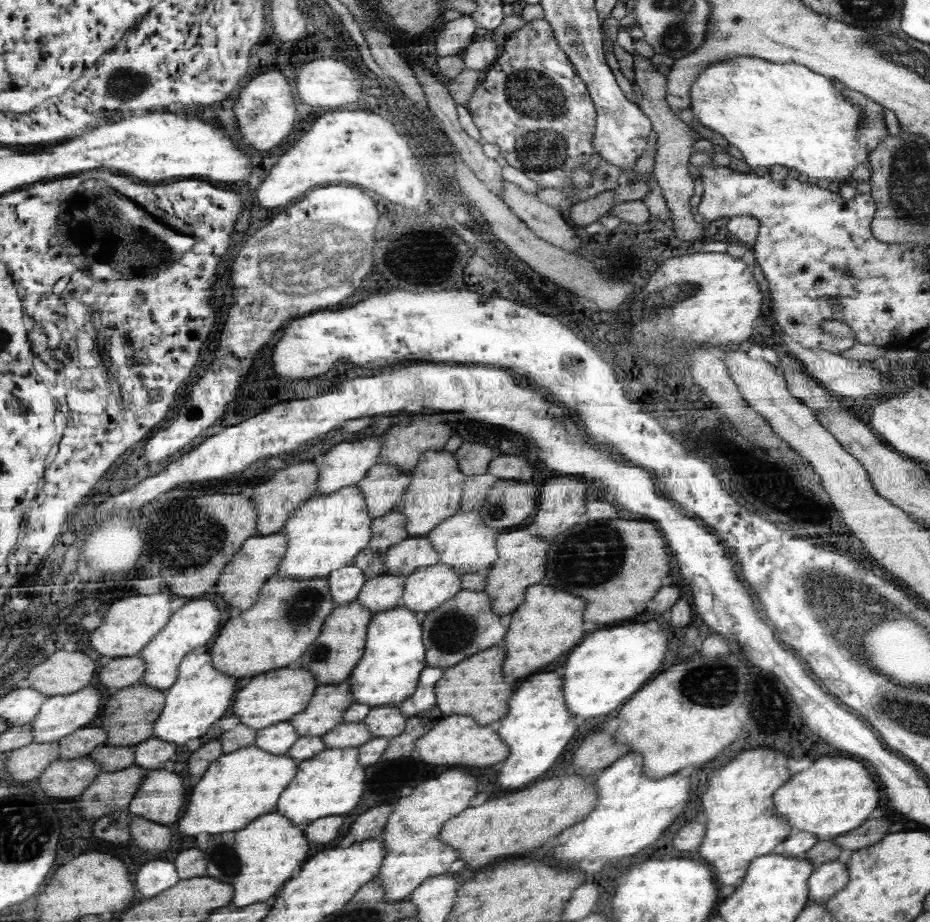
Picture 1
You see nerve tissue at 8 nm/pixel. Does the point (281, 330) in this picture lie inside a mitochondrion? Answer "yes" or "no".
no

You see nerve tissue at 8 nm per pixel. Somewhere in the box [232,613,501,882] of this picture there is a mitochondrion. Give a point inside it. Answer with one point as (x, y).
(321, 653)

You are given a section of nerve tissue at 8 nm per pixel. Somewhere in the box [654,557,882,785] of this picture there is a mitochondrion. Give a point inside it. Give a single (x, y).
(829, 599)

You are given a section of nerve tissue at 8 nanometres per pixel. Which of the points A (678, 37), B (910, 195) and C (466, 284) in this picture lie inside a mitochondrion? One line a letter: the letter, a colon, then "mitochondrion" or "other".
A: mitochondrion
B: mitochondrion
C: other

